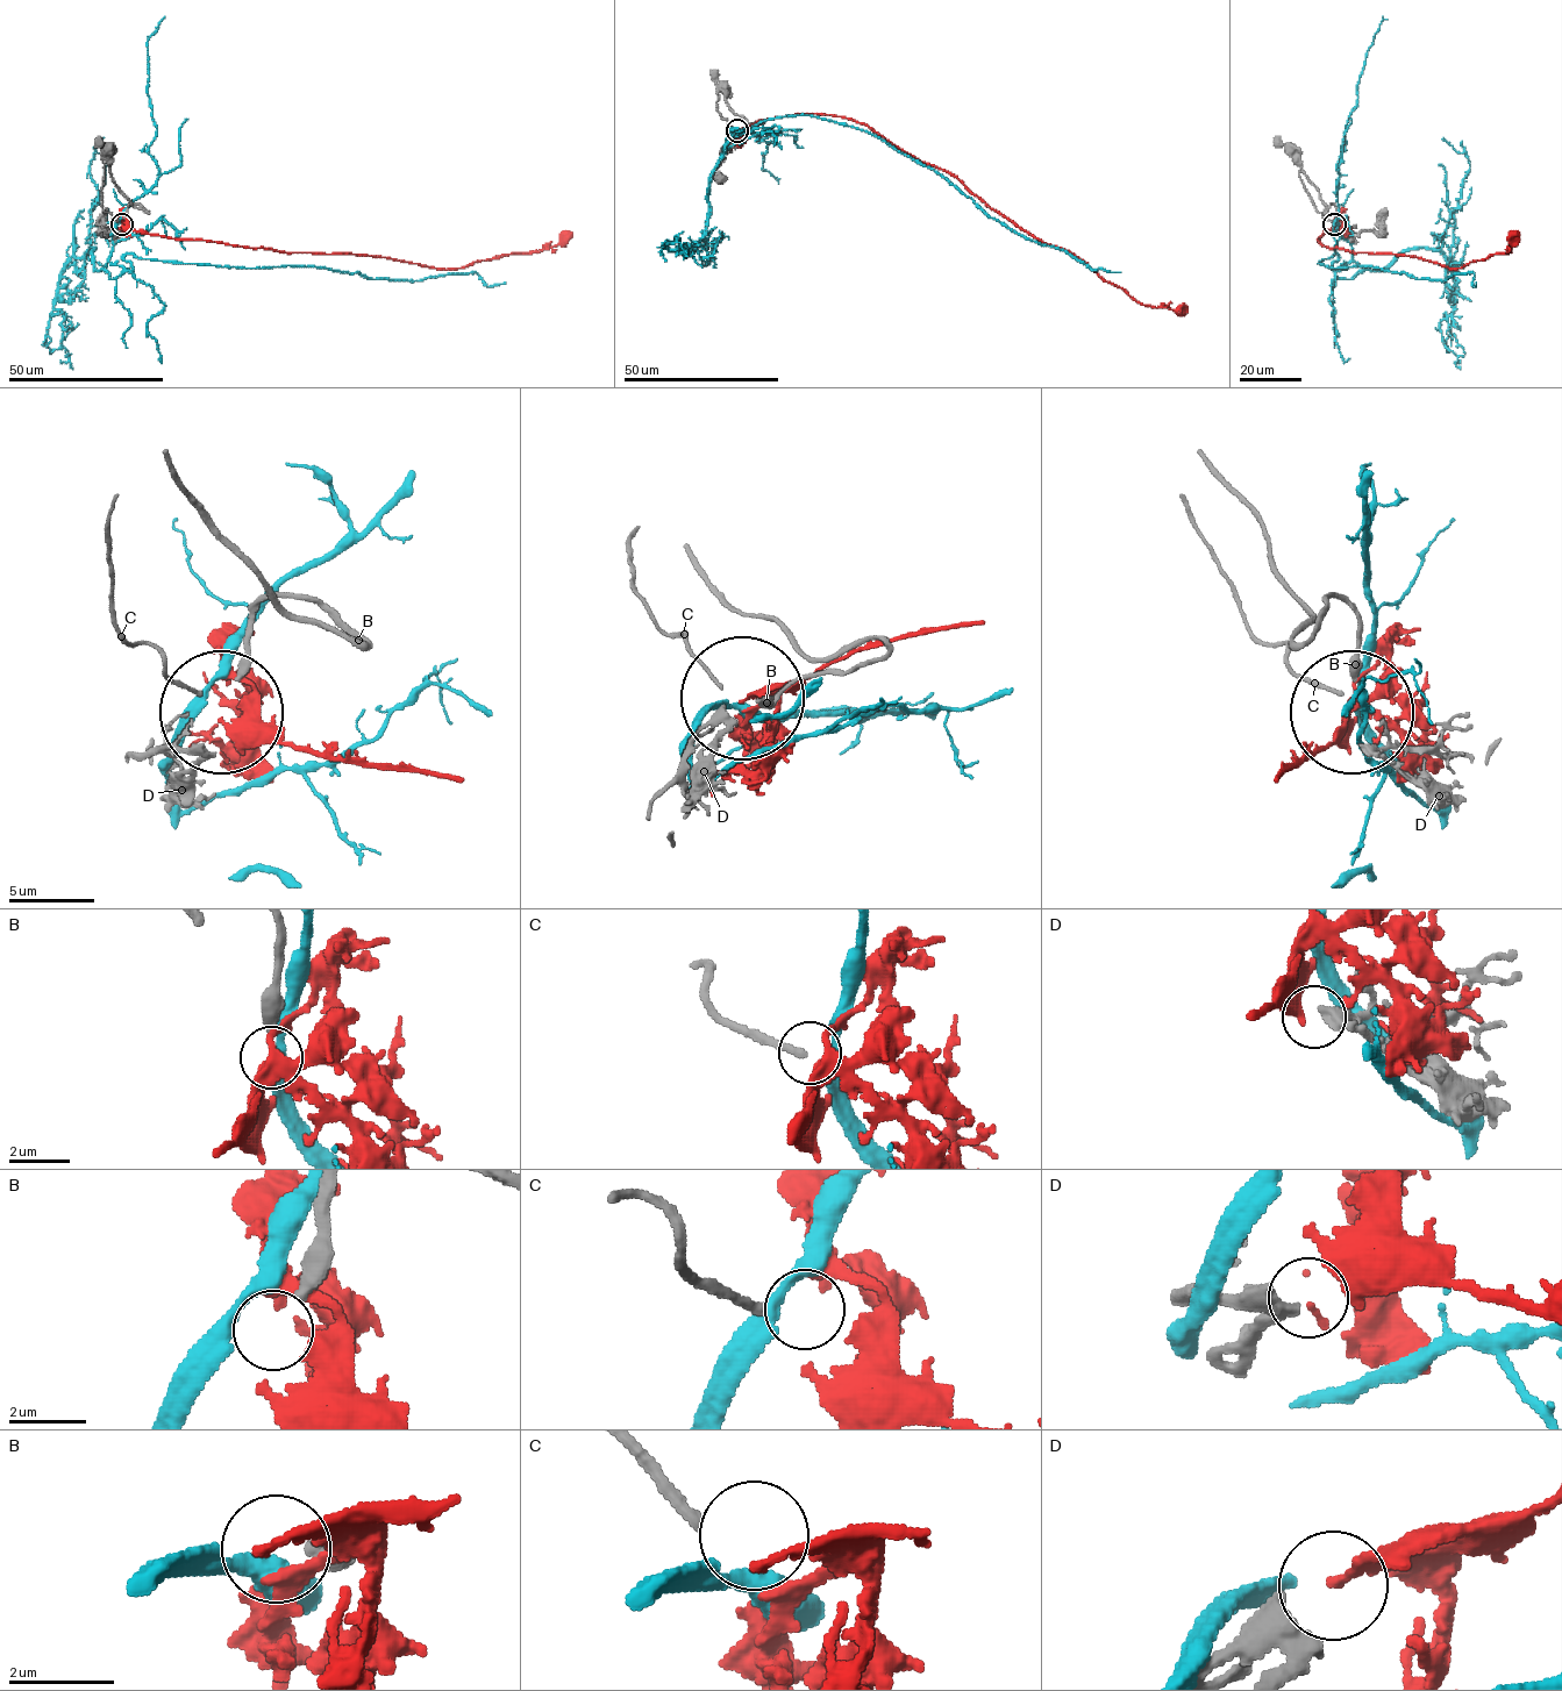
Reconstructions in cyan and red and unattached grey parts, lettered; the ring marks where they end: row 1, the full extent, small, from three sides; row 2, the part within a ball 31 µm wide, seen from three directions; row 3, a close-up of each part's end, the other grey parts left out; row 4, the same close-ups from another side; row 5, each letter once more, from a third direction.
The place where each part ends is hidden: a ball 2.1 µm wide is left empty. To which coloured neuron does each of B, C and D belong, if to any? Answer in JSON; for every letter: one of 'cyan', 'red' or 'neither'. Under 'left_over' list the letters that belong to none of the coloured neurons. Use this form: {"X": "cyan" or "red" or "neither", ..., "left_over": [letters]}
{"B": "cyan", "C": "neither", "D": "red", "left_over": ["C"]}

